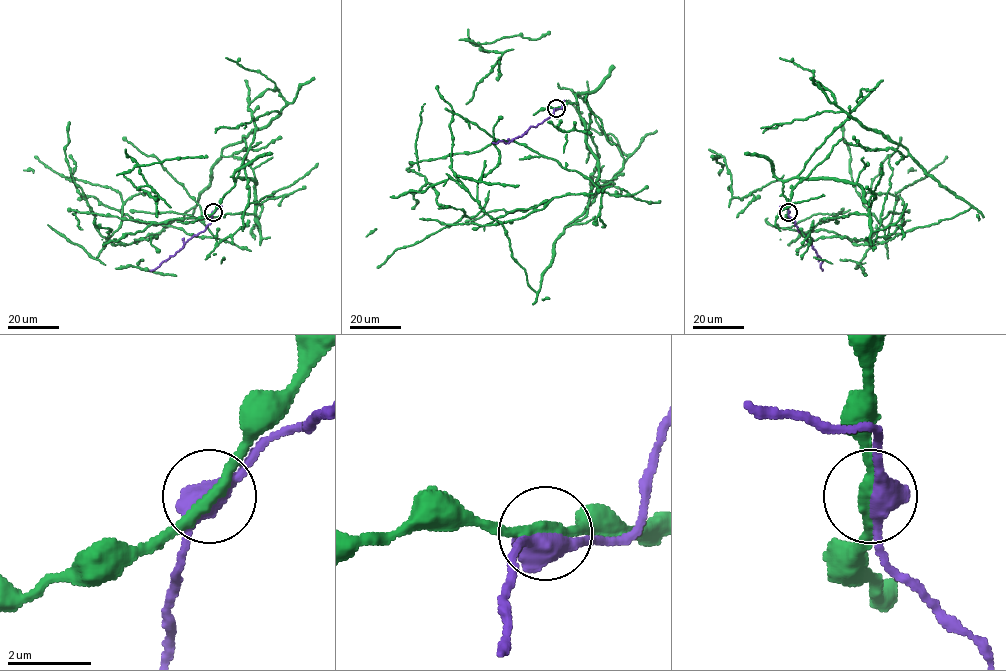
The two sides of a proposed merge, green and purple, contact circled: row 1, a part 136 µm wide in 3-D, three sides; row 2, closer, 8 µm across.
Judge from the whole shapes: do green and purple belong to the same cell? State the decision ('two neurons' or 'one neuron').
two neurons

